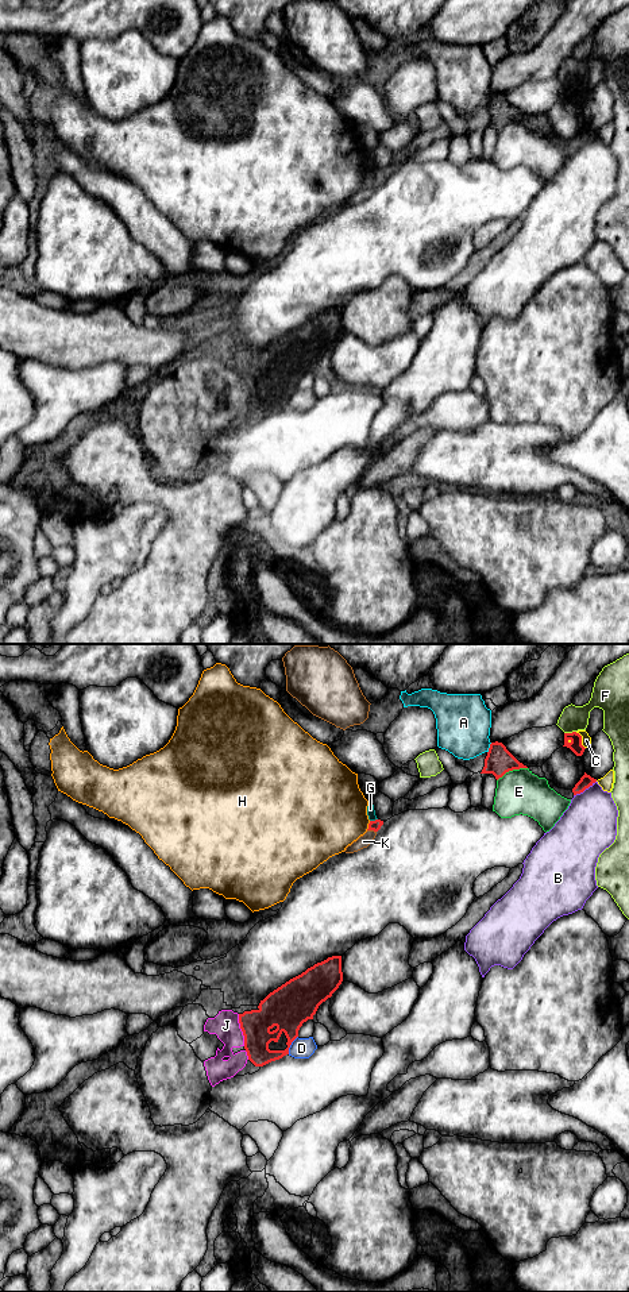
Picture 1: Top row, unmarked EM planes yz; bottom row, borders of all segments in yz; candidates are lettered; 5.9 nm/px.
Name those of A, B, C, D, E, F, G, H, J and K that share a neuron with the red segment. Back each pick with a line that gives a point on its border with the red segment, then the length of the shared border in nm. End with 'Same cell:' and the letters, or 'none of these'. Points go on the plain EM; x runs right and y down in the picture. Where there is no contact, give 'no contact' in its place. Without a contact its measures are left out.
J: contact yz (242, 382); length 200 nm
Same cell: J

